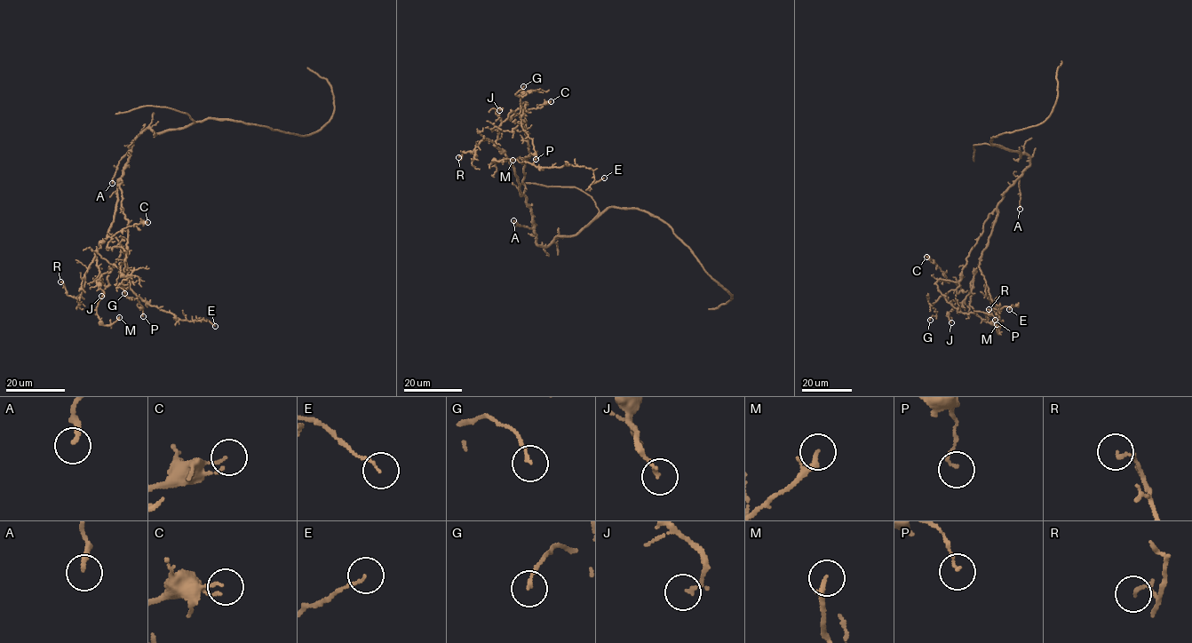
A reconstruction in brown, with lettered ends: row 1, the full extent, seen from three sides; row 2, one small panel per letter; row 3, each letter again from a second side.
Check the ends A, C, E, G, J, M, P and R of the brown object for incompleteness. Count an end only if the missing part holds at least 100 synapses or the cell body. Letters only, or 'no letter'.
no letter

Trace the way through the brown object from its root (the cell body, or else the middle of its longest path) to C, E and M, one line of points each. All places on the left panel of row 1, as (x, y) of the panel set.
C: (139, 136), (120, 184), (128, 221), (125, 256), (121, 246), (107, 247), (124, 227), (147, 222)
E: (139, 136), (118, 183), (108, 231), (125, 255), (130, 288), (178, 318), (203, 318), (215, 326)
M: (139, 136), (118, 183), (108, 231), (121, 252), (109, 266), (108, 285), (96, 308), (104, 325), (119, 317)

